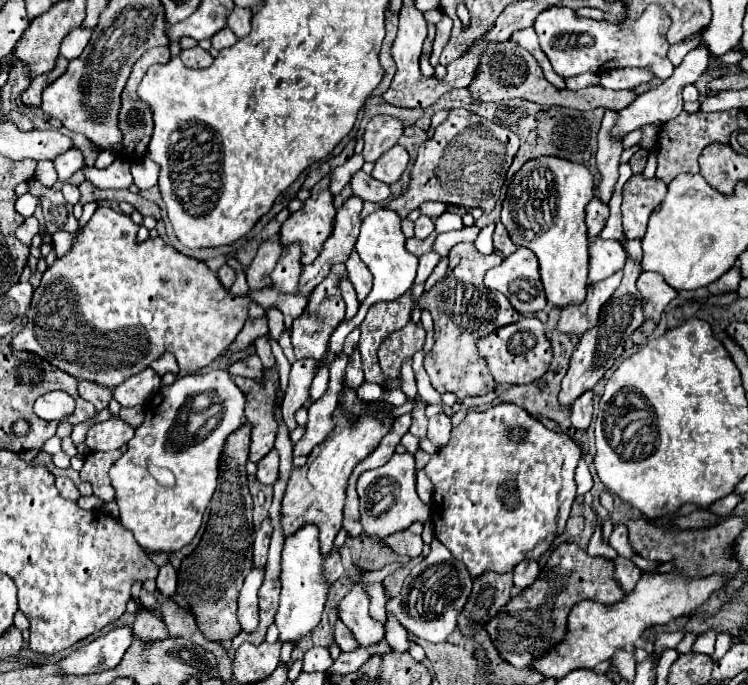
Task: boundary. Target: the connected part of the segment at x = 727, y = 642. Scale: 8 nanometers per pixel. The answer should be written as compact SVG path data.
M719 632L717 634L717 642L715 642L715 652L711 654L711 658L719 660L729 648L731 648L731 636L729 636L729 632Z

